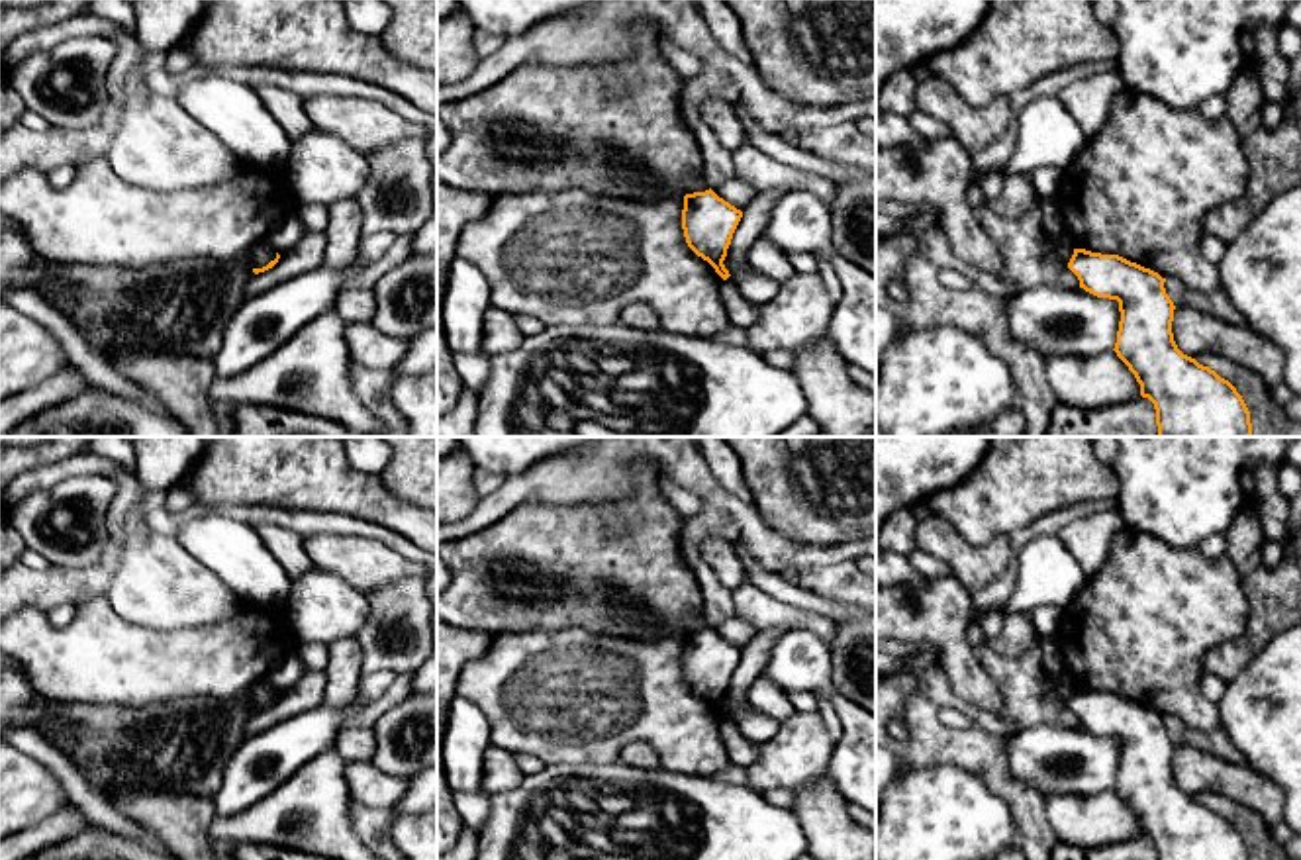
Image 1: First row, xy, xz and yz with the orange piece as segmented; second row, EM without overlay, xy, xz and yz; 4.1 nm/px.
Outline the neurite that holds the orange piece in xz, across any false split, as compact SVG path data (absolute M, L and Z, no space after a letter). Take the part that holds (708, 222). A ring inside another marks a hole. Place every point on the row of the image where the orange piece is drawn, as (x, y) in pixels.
M711 188L684 196L682 229L688 247L727 280L723 261L743 212L719 198Z

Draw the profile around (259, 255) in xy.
M261 241L253 245L241 261L247 263L251 268L263 268L274 259L276 251L272 249L272 245L268 241Z

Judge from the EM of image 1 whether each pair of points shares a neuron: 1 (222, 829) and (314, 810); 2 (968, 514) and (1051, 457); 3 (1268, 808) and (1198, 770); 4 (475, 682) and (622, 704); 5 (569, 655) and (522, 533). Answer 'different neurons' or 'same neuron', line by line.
1: same neuron
2: same neuron
3: same neuron
4: same neuron
5: different neurons

